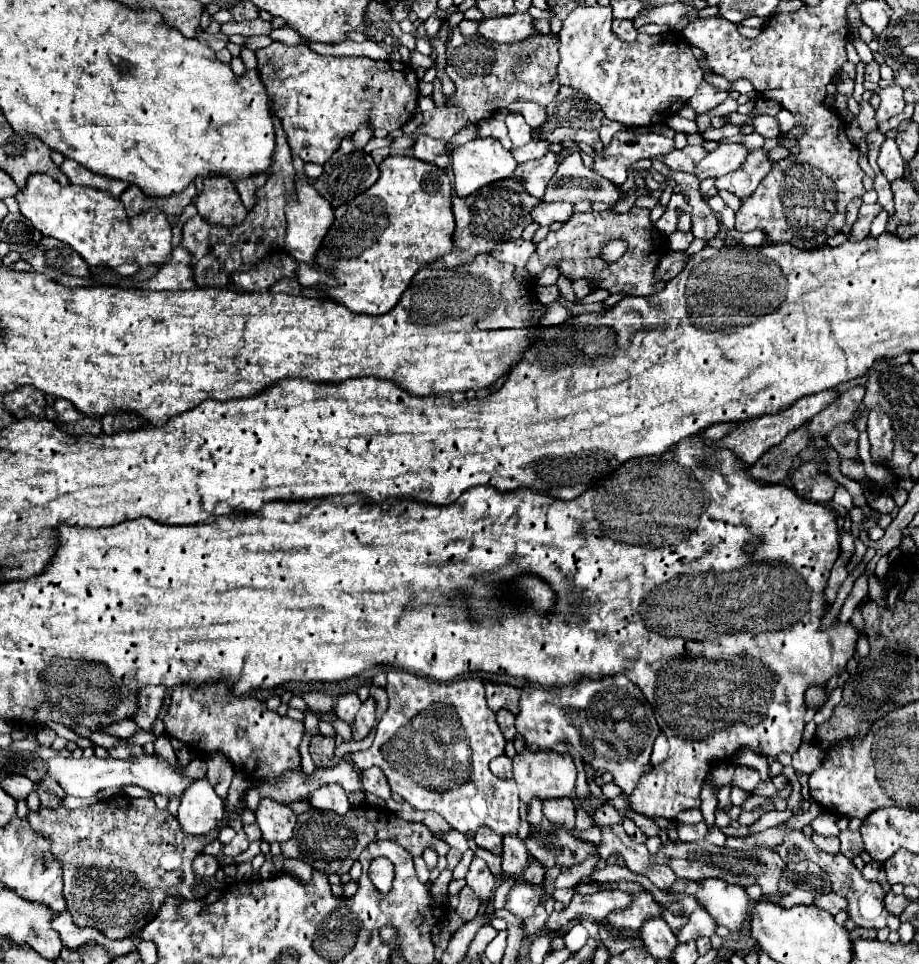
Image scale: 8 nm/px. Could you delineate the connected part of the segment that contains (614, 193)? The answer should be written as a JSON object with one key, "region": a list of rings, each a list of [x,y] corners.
{"region":[[[571,153],[563,159],[547,185],[545,201],[565,199],[569,203],[579,201],[599,201],[599,203],[617,203],[625,199],[625,191],[611,181],[595,175],[591,169],[583,165],[579,153]]]}

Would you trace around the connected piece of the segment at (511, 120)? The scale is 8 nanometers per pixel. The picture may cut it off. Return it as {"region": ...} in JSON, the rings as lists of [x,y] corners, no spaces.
{"region":[[[511,113],[511,115],[507,115],[505,123],[509,127],[509,137],[511,137],[513,145],[521,147],[521,145],[525,145],[525,143],[531,141],[531,127],[525,123],[525,119],[521,115]]]}

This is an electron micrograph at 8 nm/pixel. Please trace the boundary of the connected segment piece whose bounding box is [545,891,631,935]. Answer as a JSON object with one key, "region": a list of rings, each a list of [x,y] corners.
{"region":[[[599,891],[593,895],[575,893],[571,903],[563,911],[553,911],[545,923],[545,931],[549,935],[561,933],[567,925],[579,921],[595,921],[601,923],[611,911],[625,909],[631,903],[631,893],[623,891]]]}

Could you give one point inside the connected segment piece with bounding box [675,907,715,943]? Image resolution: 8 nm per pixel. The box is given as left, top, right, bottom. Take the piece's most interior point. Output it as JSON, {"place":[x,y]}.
{"place":[700,924]}

